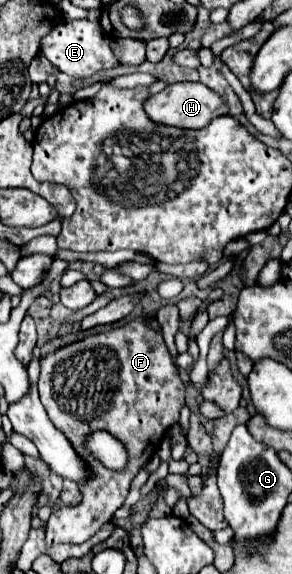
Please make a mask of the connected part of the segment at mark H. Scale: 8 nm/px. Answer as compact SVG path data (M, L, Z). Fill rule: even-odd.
M178 82L178 84L166 86L160 94L150 96L144 104L144 110L158 124L196 130L196 128L208 126L208 122L214 120L216 116L226 116L228 114L228 104L220 98L218 92L210 90L202 82Z

